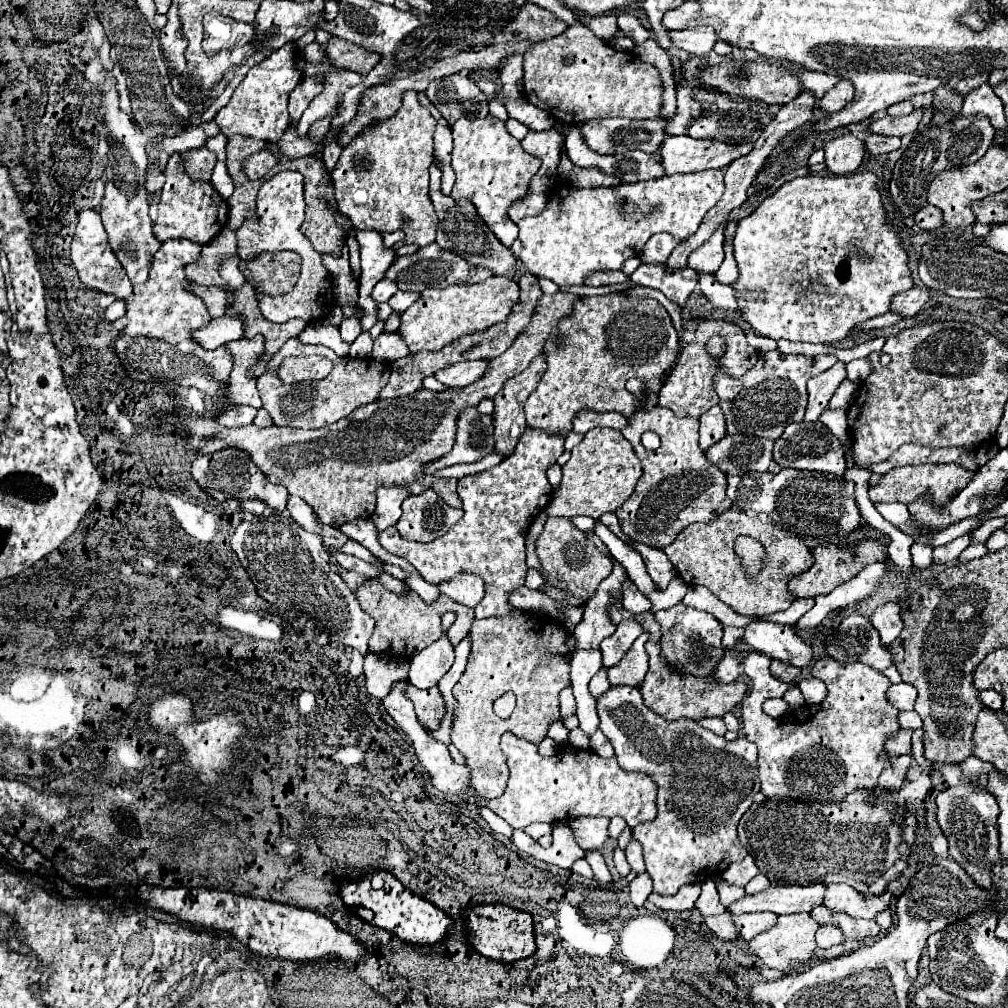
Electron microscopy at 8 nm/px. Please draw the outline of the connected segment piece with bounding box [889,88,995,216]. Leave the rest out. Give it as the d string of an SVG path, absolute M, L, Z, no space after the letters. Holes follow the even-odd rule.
M937 88L934 91L933 107L938 112L934 113L933 125L928 124L919 129L913 142L905 148L903 156L899 158L889 184L891 198L903 216L915 216L915 213L924 206L923 204L927 203L925 192L928 190L929 180L933 182L935 176L939 172L943 172L943 168L947 170L947 168L961 168L965 164L973 164L991 146L995 128L991 126L989 118L981 116L981 114L961 118L957 114L961 110L961 106L963 106L963 98L957 92L947 88ZM953 114L957 114L955 122L945 124Z

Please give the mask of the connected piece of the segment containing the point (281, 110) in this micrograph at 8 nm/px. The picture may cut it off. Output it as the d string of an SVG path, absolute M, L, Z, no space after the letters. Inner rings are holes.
M289 42L267 56L263 62L255 64L245 80L235 88L227 106L217 113L215 122L219 125L221 133L227 138L231 136L251 136L257 140L277 142L285 134L289 126L289 112L287 112L287 98L289 92L301 82L301 72L297 68L297 44ZM279 88L279 90L277 90ZM279 92L279 94L277 94Z

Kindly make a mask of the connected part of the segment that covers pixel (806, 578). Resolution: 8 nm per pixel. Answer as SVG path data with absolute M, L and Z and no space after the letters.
M863 538L855 546L835 546L831 542L821 542L811 552L813 552L811 568L789 578L789 590L795 598L815 598L819 594L829 594L839 584L857 576L865 566L887 560L887 542L879 538Z

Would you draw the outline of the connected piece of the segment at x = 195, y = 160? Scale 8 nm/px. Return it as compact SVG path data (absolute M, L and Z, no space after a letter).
M195 148L195 150L187 150L183 154L183 158L185 158L185 170L191 178L195 178L195 180L211 178L211 170L217 160L213 152L209 152L207 148Z

